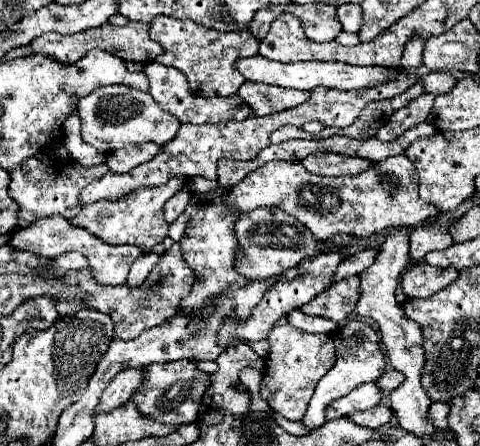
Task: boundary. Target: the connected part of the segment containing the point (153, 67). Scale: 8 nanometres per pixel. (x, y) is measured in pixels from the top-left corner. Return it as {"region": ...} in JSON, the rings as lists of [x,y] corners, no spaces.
{"region":[[[151,61],[145,65],[145,75],[149,77],[149,93],[153,99],[161,105],[163,111],[175,115],[181,123],[193,123],[193,125],[203,125],[203,123],[219,123],[219,121],[245,121],[251,113],[251,107],[241,101],[239,95],[229,95],[229,97],[197,97],[189,93],[189,83],[185,75],[179,69],[159,65],[157,61]]]}

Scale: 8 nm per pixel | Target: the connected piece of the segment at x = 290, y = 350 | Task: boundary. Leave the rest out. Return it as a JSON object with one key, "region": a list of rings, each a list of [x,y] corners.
{"region":[[[275,325],[269,331],[269,353],[265,357],[265,371],[261,379],[261,397],[283,417],[299,421],[307,409],[319,379],[335,363],[335,345],[329,335],[309,335],[291,325]]]}

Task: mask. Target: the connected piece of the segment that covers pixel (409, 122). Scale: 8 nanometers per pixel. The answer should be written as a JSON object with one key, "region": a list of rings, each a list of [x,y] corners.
{"region":[[[423,93],[417,99],[409,101],[405,107],[397,109],[391,115],[391,119],[377,131],[377,139],[381,139],[381,141],[393,141],[399,135],[403,135],[407,129],[411,129],[413,125],[425,121],[427,115],[433,109],[433,99],[435,99],[433,95]]]}

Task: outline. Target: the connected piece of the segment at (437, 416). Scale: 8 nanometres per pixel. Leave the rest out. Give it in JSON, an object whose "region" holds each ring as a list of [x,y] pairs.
{"region":[[[433,403],[429,407],[429,421],[437,429],[445,429],[447,427],[447,417],[449,417],[449,405],[447,403]]]}

